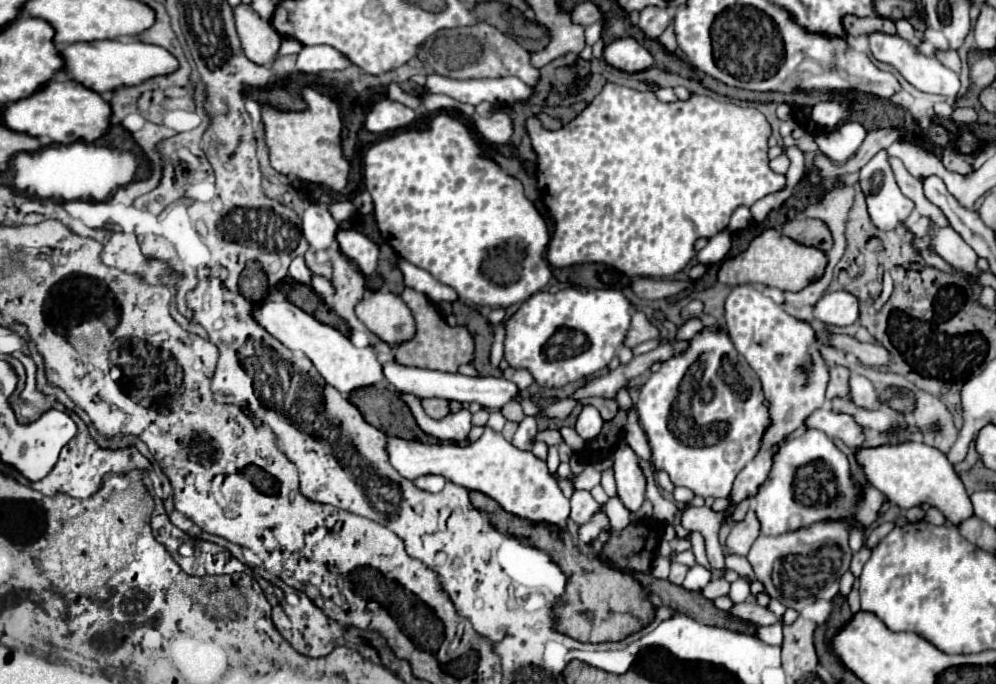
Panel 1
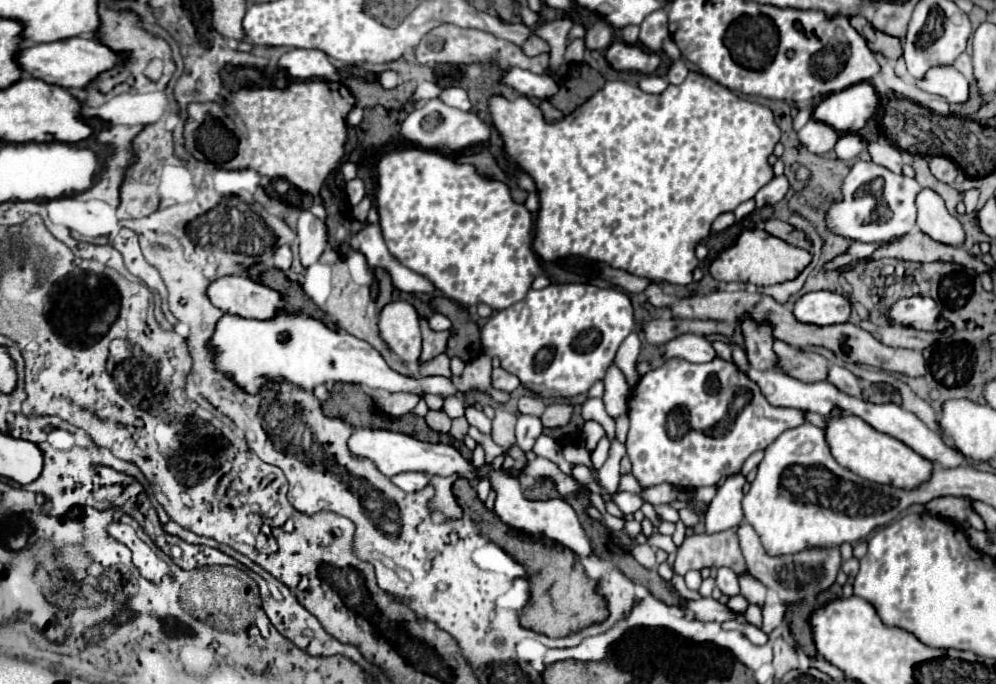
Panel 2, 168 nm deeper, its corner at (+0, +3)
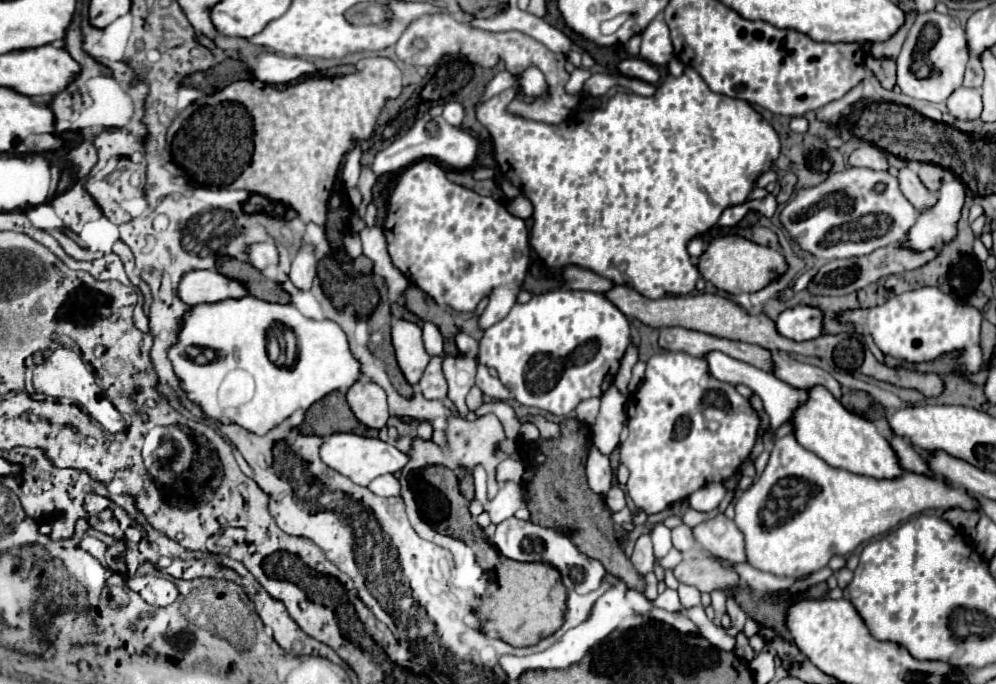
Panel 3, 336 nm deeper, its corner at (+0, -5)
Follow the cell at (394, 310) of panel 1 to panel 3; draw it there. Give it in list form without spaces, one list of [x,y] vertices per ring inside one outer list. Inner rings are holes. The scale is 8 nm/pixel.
[[[398,319],[392,325],[392,345],[394,345],[398,365],[406,377],[406,381],[410,385],[418,383],[430,361],[430,355],[426,353],[424,345],[422,345],[420,327],[412,321]]]

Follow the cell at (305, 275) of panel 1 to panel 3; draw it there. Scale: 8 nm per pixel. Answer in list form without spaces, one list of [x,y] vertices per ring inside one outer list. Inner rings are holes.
[[[264,241],[248,247],[248,259],[256,269],[266,269],[270,265],[278,265],[278,249],[274,241]]]

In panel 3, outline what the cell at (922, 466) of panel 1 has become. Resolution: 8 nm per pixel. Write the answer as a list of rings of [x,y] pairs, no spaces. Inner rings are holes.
[[[824,387],[808,389],[808,401],[796,409],[792,421],[798,443],[824,459],[830,467],[874,479],[898,479],[904,473],[902,467],[898,467],[898,455],[894,455],[890,441],[878,433],[876,425],[870,419],[848,411]]]

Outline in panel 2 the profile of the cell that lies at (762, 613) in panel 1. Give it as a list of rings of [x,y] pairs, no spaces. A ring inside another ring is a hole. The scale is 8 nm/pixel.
[[[708,597],[708,599],[698,599],[698,601],[686,601],[682,605],[682,611],[692,617],[692,619],[698,619],[698,621],[716,621],[716,623],[722,623],[722,621],[728,621],[728,619],[738,619],[736,615],[732,615],[728,611],[726,605],[720,605],[716,599]]]

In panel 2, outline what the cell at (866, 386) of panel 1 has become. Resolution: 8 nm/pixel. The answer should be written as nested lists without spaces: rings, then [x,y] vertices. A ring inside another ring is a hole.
[[[830,365],[828,367],[828,383],[832,383],[834,387],[838,387],[842,393],[852,395],[852,397],[862,397],[860,391],[860,379],[856,375],[852,375],[848,369],[838,367],[838,365]]]

